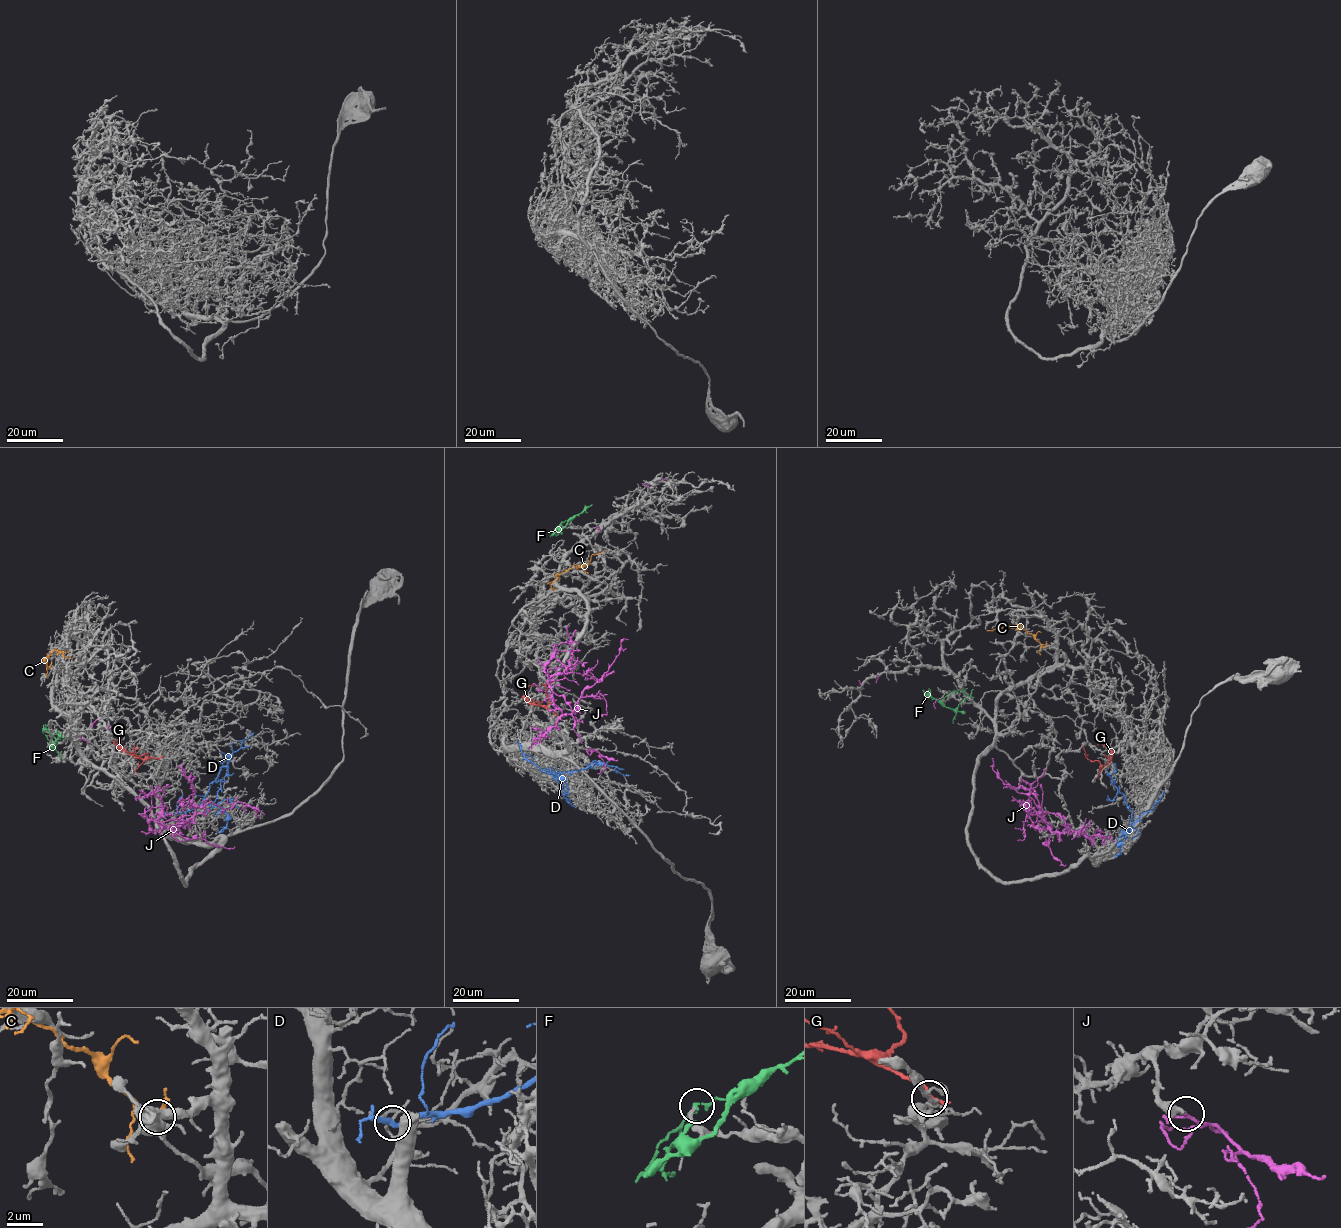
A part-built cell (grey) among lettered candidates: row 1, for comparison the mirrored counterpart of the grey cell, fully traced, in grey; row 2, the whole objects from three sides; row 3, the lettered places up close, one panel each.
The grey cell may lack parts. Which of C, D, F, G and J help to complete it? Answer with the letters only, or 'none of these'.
F

